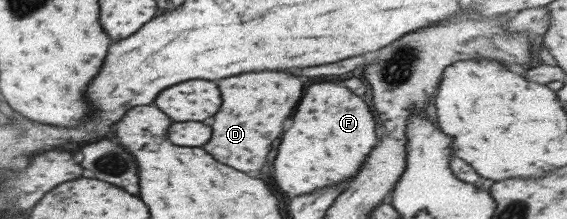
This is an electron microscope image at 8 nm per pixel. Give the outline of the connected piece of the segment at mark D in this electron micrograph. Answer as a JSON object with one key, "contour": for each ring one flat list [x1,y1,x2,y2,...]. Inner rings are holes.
{"contour":[[251,72,251,74,241,74,241,76,219,80,217,86,221,92,221,108,213,116,213,124,211,124,213,136,203,144,203,150,211,154,217,162,227,164,235,170,257,172,265,162,265,156,271,148,273,138,281,134,281,122,285,122,291,116,295,104,301,98,303,78,295,78,285,72]]}

